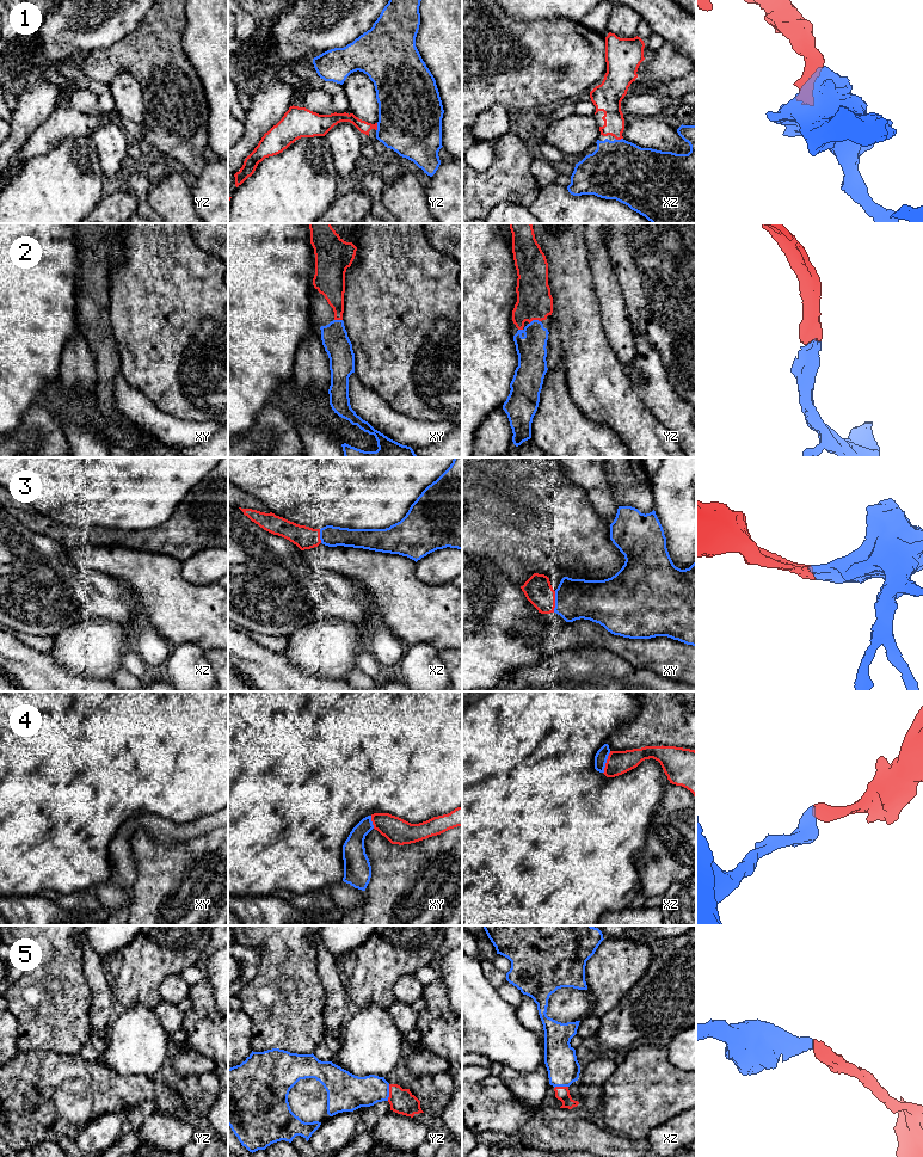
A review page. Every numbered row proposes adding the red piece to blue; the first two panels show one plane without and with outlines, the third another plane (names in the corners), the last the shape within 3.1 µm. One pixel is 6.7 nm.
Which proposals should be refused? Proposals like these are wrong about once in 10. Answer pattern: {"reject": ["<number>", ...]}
{"reject": []}

